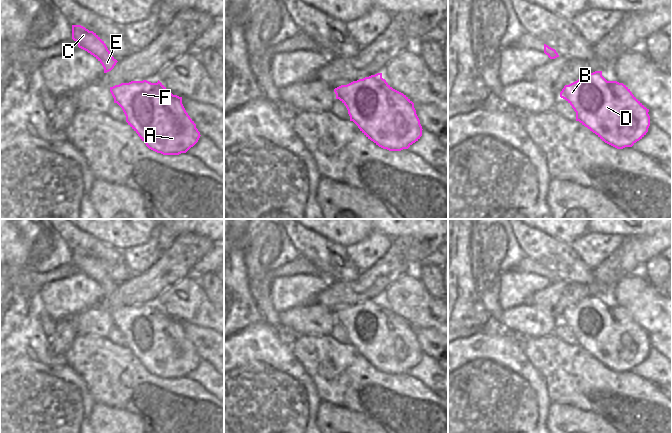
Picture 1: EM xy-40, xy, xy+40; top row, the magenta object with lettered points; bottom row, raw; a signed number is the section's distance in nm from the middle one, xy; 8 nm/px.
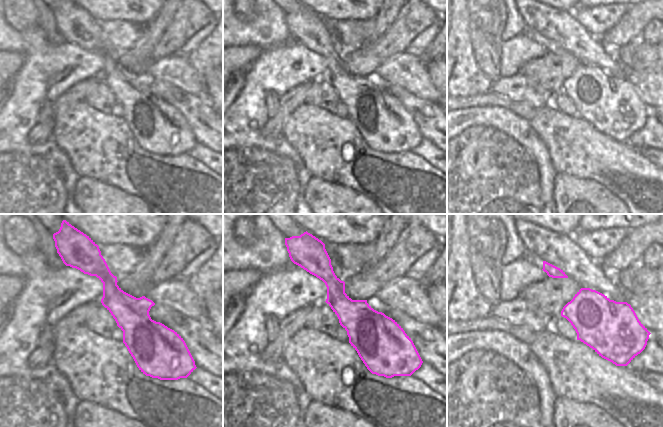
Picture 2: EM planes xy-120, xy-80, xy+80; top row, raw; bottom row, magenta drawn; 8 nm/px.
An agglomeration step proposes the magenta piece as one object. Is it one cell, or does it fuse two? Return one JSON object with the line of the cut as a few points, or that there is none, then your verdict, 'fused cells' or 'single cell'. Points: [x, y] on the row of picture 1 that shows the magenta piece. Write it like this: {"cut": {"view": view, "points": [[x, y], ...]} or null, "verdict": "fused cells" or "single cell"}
{"cut": null, "verdict": "single cell"}

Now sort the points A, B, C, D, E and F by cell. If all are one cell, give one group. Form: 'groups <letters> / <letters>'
groups A B C D E F

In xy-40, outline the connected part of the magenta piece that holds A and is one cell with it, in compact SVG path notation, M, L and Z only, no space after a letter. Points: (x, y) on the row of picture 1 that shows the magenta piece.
M147 80L121 83L110 87L110 92L114 98L114 103L122 108L128 125L138 134L149 149L163 155L179 155L186 153L198 142L201 136L200 132L186 112L182 104L182 97L173 95L159 80L157 83L151 83Z

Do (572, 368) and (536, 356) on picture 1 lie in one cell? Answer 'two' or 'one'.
one

